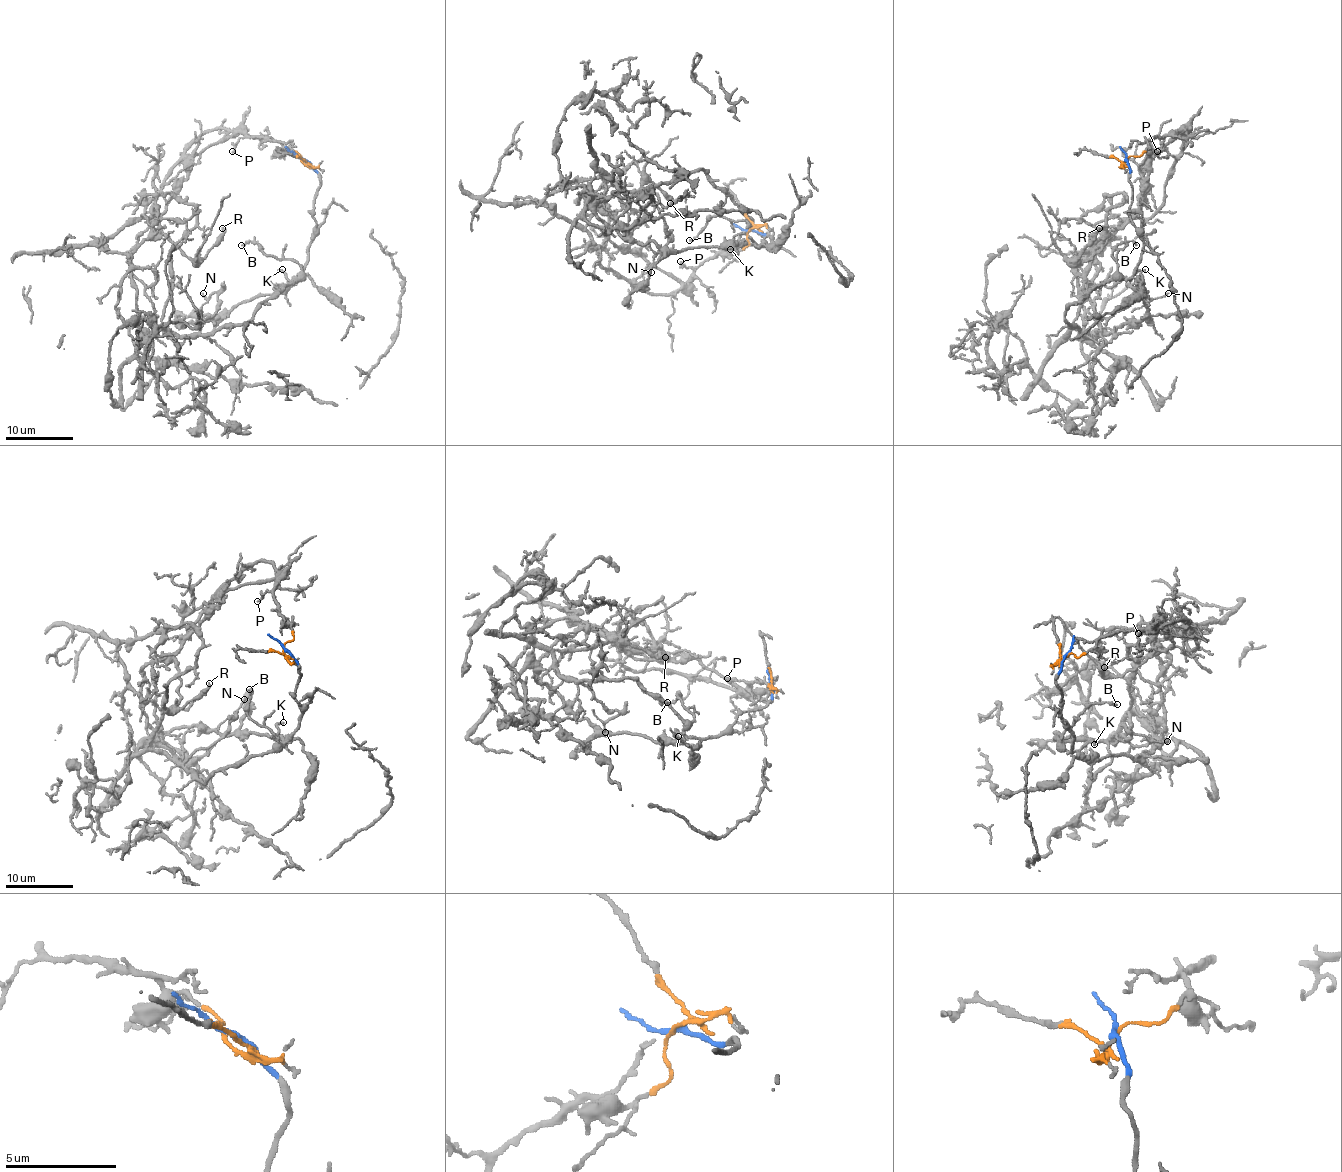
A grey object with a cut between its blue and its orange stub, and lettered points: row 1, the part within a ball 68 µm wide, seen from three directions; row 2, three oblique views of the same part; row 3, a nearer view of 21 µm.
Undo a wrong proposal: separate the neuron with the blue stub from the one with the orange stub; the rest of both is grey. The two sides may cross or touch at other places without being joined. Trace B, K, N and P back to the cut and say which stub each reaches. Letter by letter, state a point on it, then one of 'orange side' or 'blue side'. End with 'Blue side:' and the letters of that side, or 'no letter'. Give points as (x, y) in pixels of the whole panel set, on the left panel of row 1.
B: at (241, 245); blue side
K: at (282, 269); blue side
N: at (203, 293); blue side
P: at (232, 151); orange side
Blue side: B, K, N

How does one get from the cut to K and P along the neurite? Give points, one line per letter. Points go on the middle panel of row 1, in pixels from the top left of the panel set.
K: (748, 230), (768, 234), (761, 234), (763, 242), (758, 247), (744, 234), (738, 234), (728, 242), (729, 249)
P: (748, 230), (748, 244), (736, 252), (721, 251), (689, 268), (680, 261)

